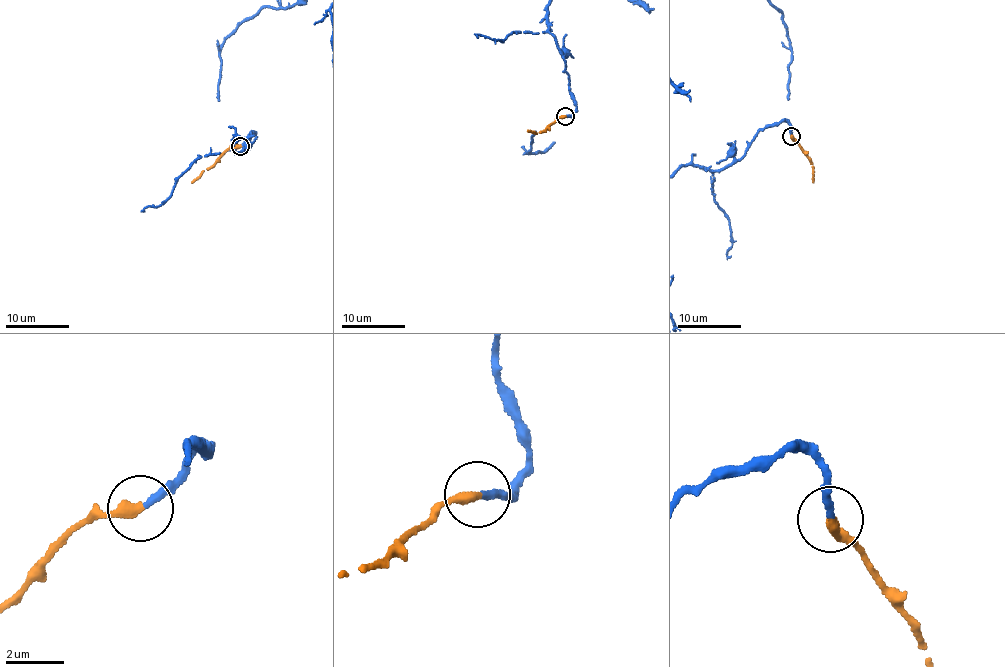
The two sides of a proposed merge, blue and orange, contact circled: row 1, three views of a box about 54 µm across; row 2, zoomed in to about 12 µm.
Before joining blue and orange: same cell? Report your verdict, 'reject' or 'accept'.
accept

